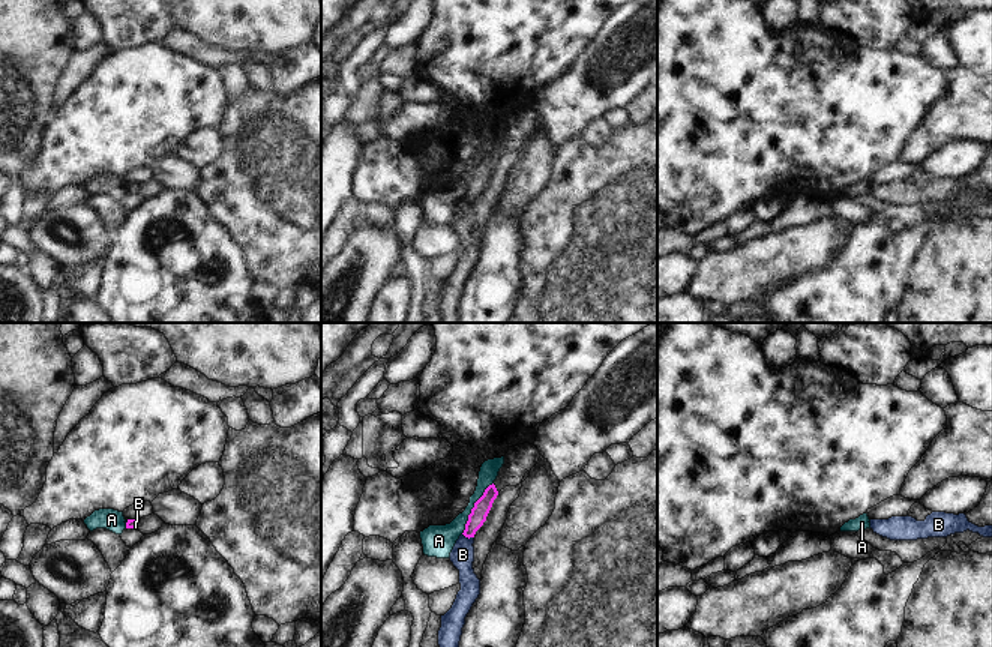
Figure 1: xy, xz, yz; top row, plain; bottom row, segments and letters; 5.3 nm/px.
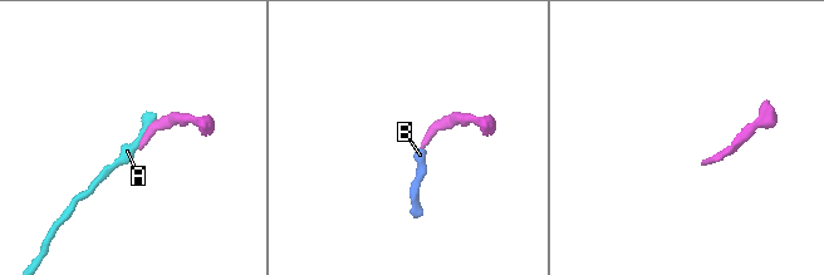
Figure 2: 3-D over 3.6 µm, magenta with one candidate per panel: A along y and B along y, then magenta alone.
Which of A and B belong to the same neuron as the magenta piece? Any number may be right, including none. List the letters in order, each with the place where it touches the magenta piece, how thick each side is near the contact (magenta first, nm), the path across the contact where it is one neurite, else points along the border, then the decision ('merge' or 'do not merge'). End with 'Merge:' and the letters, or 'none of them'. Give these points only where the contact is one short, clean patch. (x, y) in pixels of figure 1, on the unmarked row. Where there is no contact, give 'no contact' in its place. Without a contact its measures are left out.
A: contact xz (473, 171); calibres 90 and 160 nm; border xz (492, 146), (474, 167), (465, 192), (461, 197); do not merge
B: contact xz (468, 201); calibres 90 and 130 nm; way xz (482, 170), (468, 201), (462, 218); merge
Merge: B

